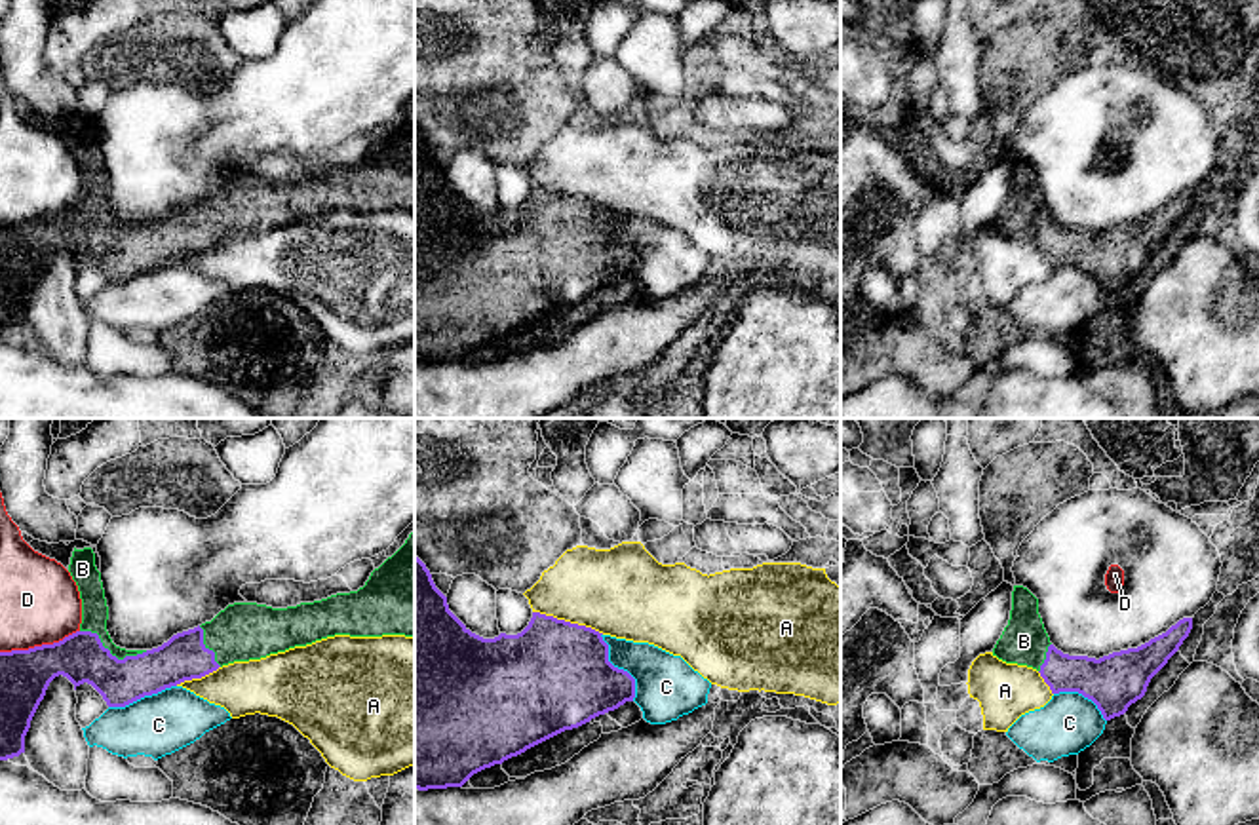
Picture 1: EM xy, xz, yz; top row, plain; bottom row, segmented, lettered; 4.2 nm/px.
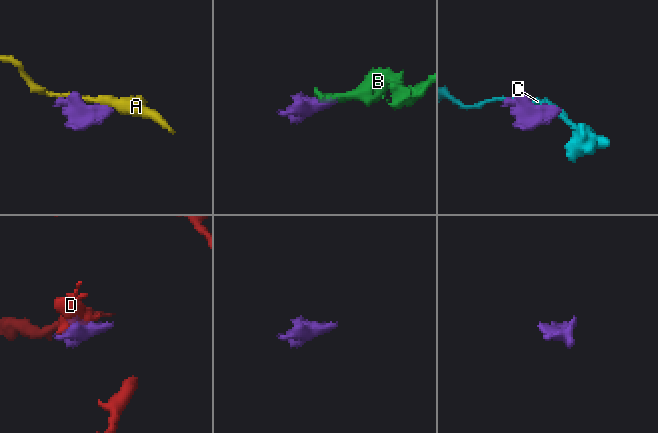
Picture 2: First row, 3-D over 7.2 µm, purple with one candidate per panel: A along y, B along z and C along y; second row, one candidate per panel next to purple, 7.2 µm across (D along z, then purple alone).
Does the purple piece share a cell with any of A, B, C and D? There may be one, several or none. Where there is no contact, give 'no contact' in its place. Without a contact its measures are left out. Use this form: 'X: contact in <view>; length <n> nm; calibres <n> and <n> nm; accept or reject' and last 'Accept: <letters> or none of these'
A: contact in xz; length 320 nm; calibres 460 and 380 nm; reject
B: contact in xy; length 300 nm; calibres 200 and 110 nm; accept
C: contact in xz; length 320 nm; calibres 440 and 280 nm; reject
D: contact in xy; length 340 nm; calibres 220 and 340 nm; reject
Accept: B

